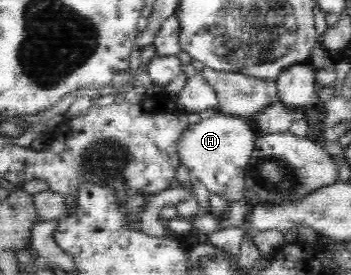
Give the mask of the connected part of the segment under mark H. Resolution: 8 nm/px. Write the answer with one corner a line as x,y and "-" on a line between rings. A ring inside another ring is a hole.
216,112
182,132
177,142
178,160
189,170
192,179
199,180
211,193
227,198
231,205
237,204
249,193
244,170
256,149
257,136
256,127
247,124
243,118

